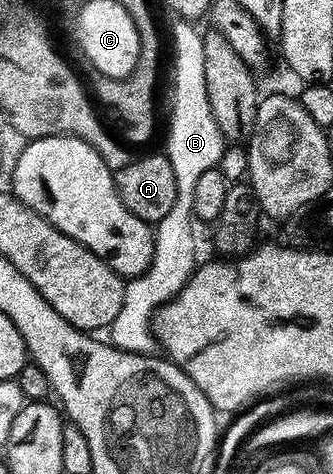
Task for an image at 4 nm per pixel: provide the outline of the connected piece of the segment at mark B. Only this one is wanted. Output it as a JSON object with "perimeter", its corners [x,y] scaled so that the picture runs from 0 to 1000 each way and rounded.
{"perimeter":[[[529,42],[523,46],[523,55],[514,61],[514,74],[520,78],[520,95],[526,99],[520,108],[520,205],[514,209],[514,259],[508,264],[508,281],[502,285],[502,312],[495,312],[495,325],[502,327],[505,335],[514,340],[514,352],[526,363],[529,373],[529,420],[526,430],[514,437],[514,443],[495,460],[471,470],[462,477],[462,506],[459,506],[459,542],[456,542],[456,559],[435,572],[429,578],[414,580],[408,586],[384,591],[378,595],[375,618],[372,618],[372,639],[363,643],[363,652],[357,652],[357,660],[351,669],[345,669],[342,677],[336,679],[327,692],[327,719],[342,732],[363,736],[381,743],[399,745],[429,745],[429,747],[450,747],[465,732],[465,715],[456,705],[456,671],[468,662],[474,648],[483,648],[489,641],[508,637],[523,629],[523,624],[535,622],[547,610],[556,605],[559,595],[571,589],[580,580],[580,574],[592,568],[598,559],[598,544],[592,546],[592,508],[586,504],[586,456],[580,451],[580,437],[583,437],[583,407],[586,407],[586,388],[595,382],[598,373],[610,369],[628,354],[640,354],[655,350],[658,338],[676,312],[676,295],[670,293],[667,285],[658,281],[655,266],[646,264],[646,251],[634,243],[625,209],[622,209],[622,188],[616,188],[616,162],[610,158],[610,91],[607,91],[607,72],[592,63],[589,68],[577,57],[583,57],[565,42]]]}

